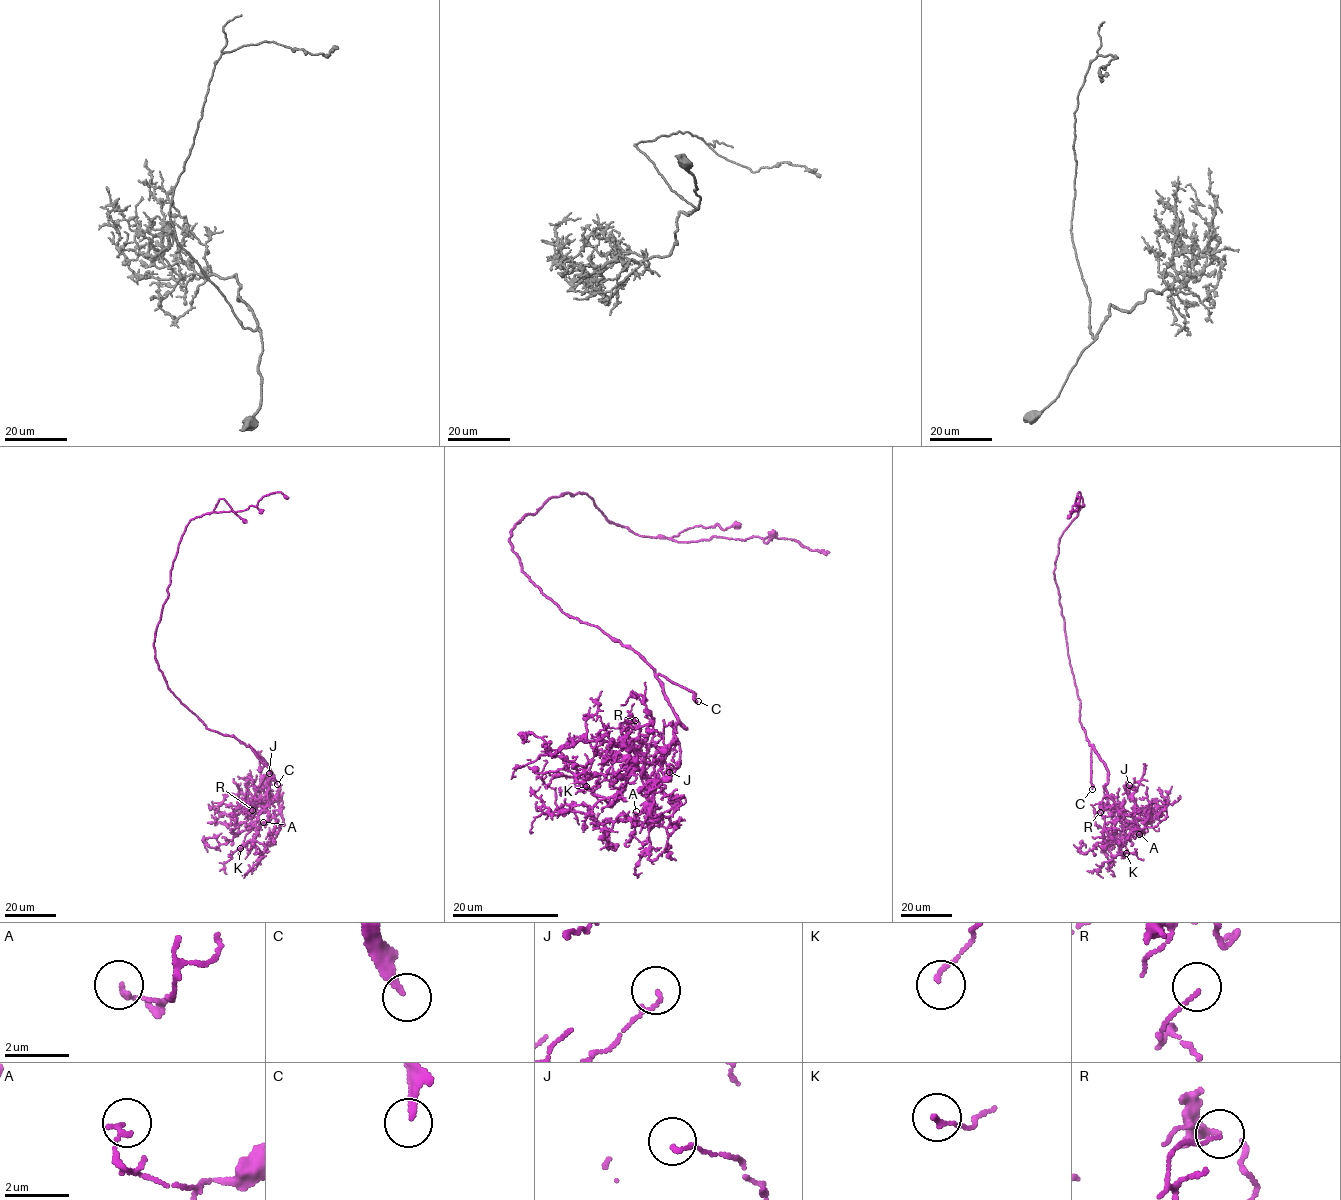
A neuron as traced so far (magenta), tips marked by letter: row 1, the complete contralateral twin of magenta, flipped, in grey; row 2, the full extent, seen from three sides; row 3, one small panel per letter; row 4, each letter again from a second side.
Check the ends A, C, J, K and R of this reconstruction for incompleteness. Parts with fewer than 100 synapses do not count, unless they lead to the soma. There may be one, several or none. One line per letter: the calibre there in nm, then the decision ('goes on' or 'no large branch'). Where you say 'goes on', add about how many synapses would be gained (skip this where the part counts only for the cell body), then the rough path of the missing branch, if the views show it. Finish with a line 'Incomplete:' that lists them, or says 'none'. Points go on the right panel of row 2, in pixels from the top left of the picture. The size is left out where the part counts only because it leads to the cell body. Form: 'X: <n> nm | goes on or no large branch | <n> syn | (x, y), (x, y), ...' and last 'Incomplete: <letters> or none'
A: 160 nm | no large branch
C: 190 nm | goes on
J: 100 nm | no large branch
K: 140 nm | no large branch
R: 90 nm | no large branch
Incomplete: C

